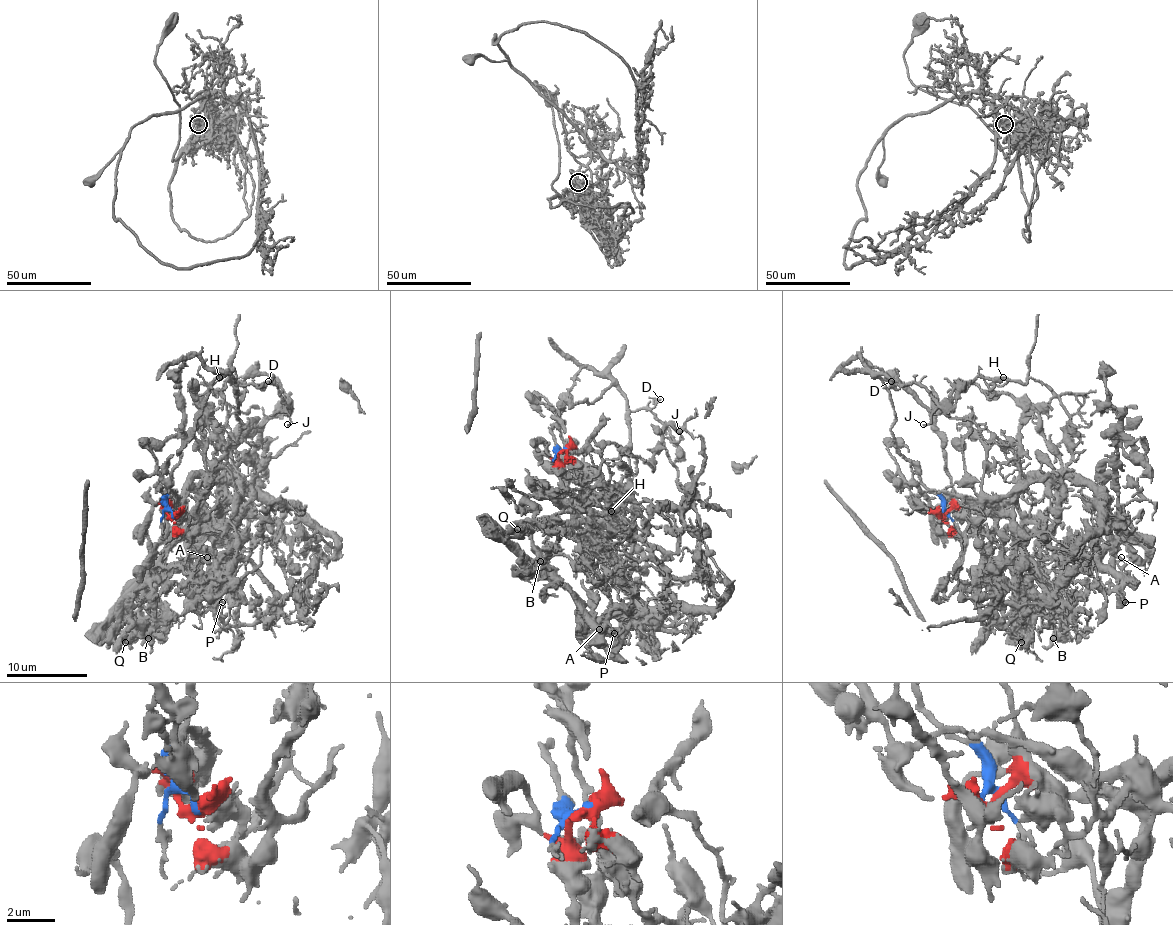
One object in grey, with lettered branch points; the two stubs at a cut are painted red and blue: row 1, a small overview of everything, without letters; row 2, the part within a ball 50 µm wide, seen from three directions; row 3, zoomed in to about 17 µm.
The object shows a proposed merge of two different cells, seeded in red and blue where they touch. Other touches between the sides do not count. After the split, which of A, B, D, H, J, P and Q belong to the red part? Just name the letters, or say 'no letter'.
A, B, P, Q

